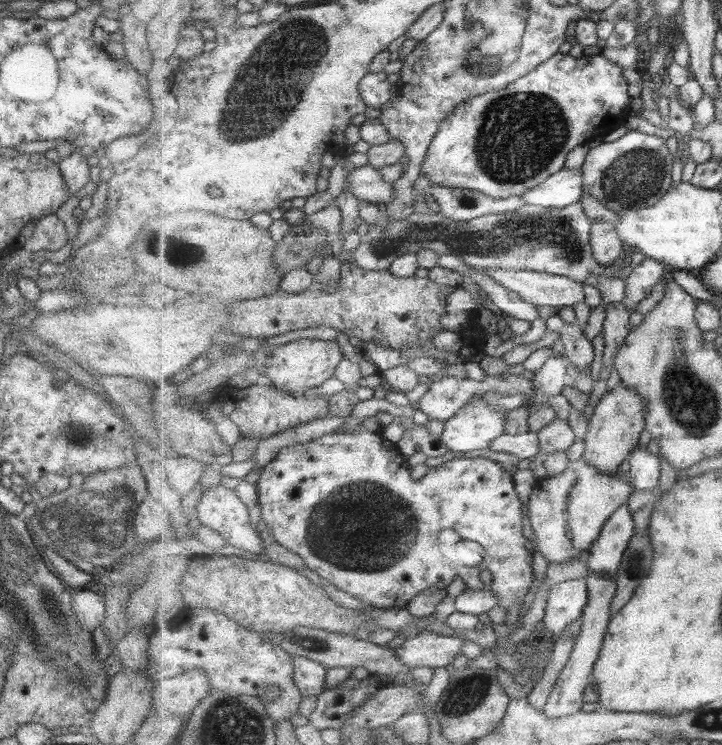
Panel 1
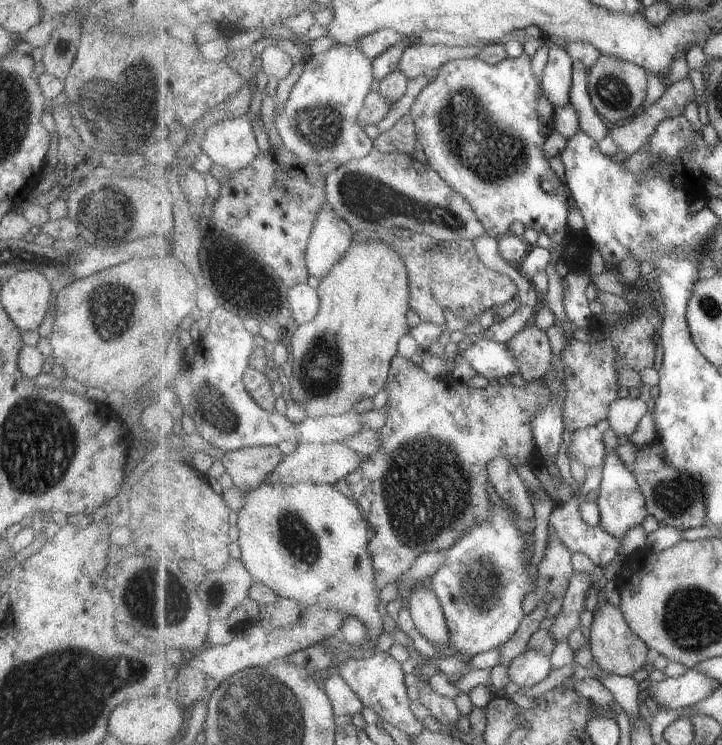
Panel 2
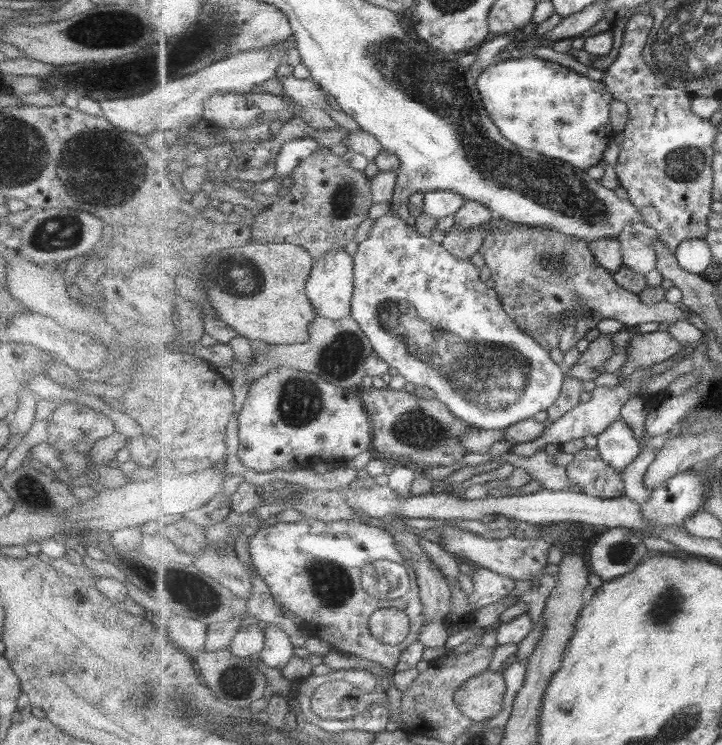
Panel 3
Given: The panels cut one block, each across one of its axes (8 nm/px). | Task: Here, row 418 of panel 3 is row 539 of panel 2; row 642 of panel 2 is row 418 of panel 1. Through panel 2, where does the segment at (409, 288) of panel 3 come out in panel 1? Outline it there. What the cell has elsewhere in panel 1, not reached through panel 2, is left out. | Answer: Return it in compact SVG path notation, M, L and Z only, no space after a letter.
M474 397L453 418L445 422L442 441L453 452L471 452L489 448L504 434L509 411L491 409L481 397Z

